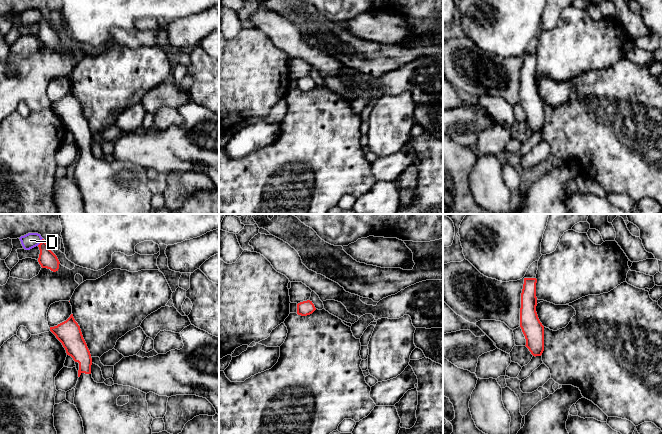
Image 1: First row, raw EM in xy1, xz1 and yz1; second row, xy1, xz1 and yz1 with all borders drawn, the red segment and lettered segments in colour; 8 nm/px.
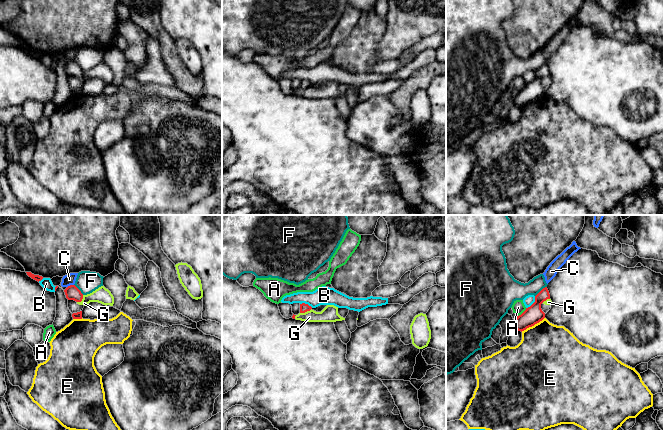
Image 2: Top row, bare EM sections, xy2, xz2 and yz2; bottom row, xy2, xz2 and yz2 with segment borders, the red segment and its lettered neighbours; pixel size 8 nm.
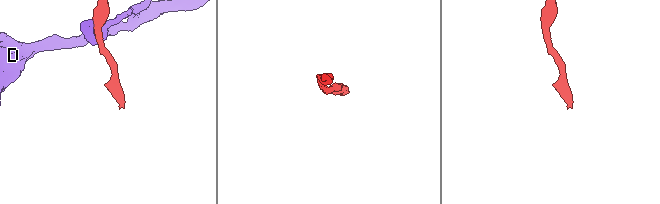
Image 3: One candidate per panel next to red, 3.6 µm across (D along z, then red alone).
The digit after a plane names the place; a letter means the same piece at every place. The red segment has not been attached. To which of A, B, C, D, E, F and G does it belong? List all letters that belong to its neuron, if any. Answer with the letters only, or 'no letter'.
no letter

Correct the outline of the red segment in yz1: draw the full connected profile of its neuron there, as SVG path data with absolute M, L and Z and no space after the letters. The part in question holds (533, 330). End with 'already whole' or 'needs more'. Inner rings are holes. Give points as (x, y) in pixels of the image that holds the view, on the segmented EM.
M524 278L521 293L520 327L526 339L526 347L533 356L541 356L544 351L544 326L537 312L536 278Z; already whole

